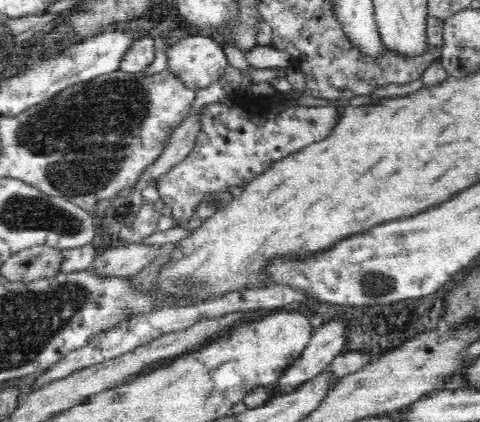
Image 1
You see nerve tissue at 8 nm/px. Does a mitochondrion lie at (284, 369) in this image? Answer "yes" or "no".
no

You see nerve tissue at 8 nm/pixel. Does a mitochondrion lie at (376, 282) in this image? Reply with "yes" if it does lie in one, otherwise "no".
yes

